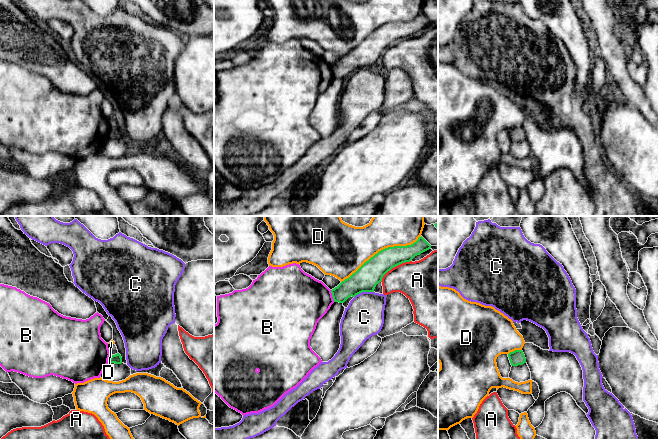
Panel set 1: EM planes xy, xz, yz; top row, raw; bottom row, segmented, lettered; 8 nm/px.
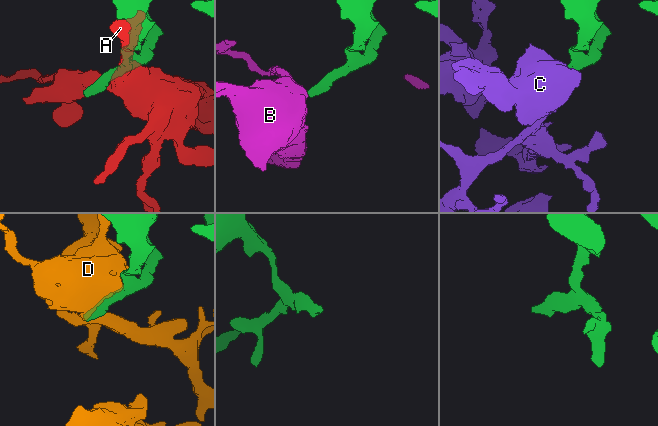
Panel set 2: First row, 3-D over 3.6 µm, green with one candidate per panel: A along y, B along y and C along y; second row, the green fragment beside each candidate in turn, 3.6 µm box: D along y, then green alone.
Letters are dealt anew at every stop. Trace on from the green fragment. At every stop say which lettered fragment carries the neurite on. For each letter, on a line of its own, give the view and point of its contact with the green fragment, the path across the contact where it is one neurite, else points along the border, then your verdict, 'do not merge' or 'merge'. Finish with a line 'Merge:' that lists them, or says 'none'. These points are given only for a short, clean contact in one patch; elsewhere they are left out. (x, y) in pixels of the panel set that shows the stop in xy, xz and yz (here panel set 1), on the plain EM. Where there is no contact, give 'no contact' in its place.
A: xz (394, 42) | do not merge
B: xz (332, 72) | along xz (330, 66), (334, 77) | do not merge
C: xz (363, 67) | do not merge
D: xz (381, 26) | do not merge
Merge: none

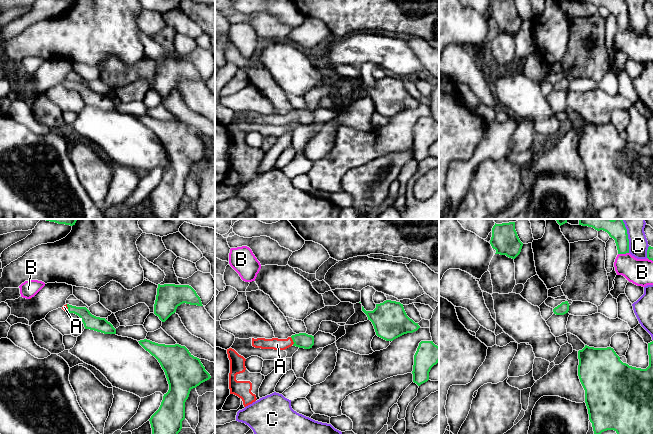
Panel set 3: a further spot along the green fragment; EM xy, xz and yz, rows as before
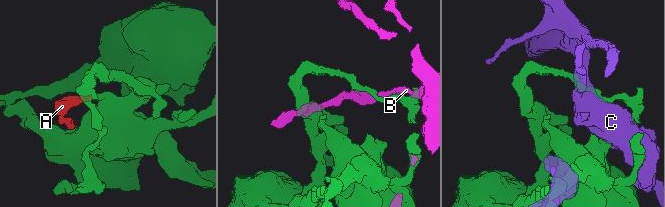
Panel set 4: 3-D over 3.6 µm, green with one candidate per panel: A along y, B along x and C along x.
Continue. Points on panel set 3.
A: xz (293, 117) | across xz (302, 116), (293, 117), (277, 120) | merge
B: yz (623, 29) | do not merge
C: yz (627, 14) | do not merge
Merge: A

